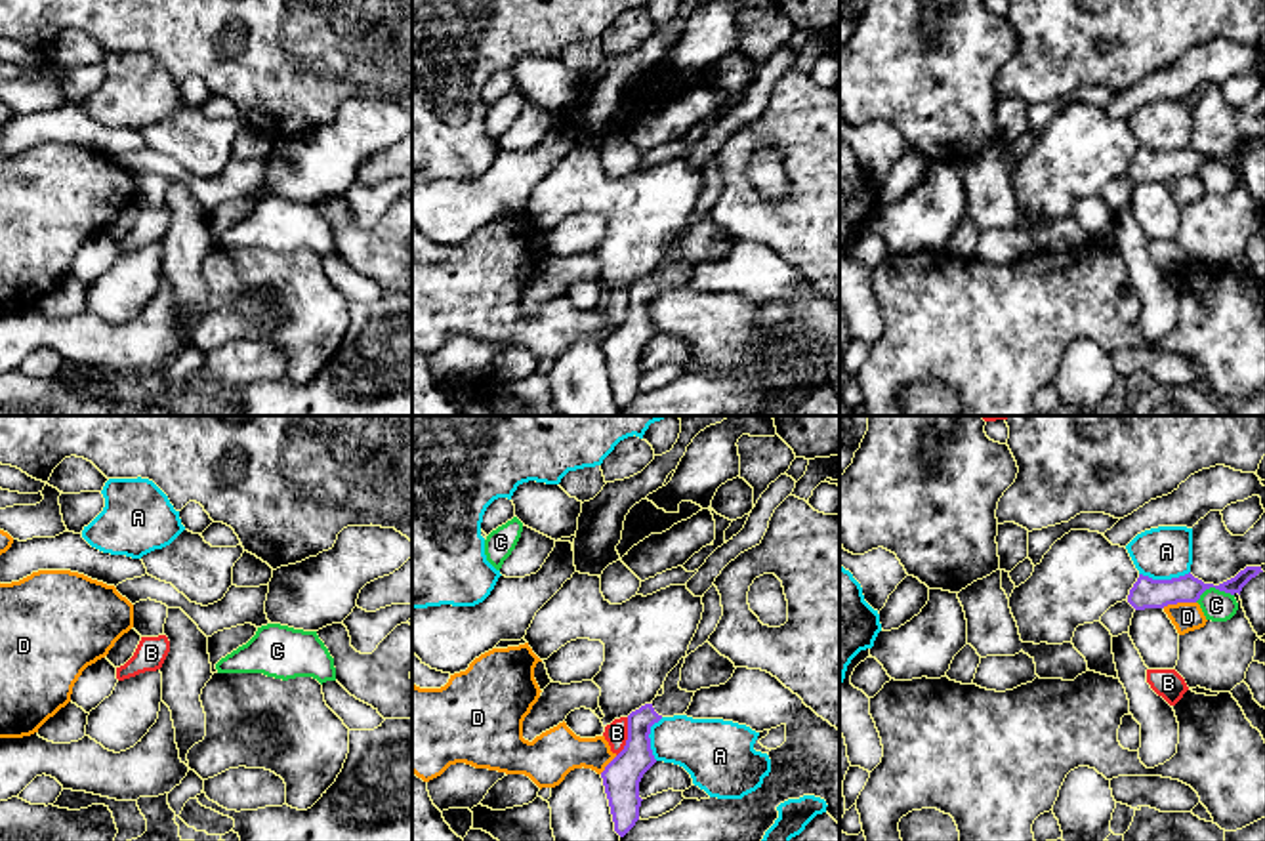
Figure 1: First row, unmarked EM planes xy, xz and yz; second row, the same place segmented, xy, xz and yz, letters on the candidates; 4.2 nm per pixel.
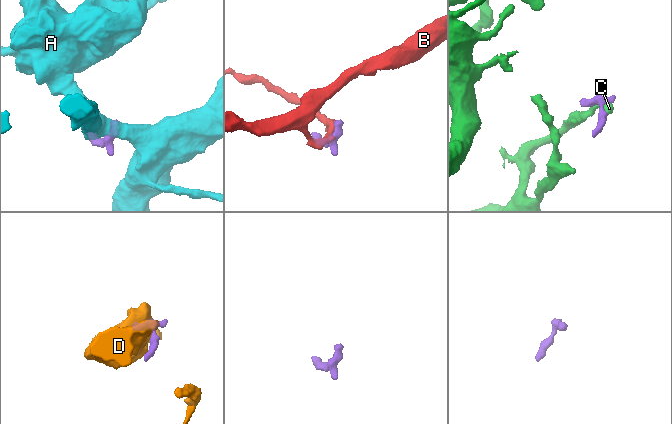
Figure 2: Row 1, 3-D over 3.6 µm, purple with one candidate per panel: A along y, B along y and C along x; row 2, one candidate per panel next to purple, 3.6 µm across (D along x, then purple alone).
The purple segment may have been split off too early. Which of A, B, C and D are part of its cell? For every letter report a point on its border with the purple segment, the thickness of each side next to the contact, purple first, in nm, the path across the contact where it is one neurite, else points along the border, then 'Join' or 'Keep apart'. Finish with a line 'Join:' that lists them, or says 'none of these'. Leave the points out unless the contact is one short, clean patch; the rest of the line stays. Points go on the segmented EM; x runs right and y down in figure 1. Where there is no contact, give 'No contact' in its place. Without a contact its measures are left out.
A: Touches purple at yz (1164, 580). Thickness 130 nm (purple) against 220 nm. Boundary: yz (1189, 571), (1170, 578), (1140, 574). Keep apart
B: Touches purple at xz (628, 737). Thickness 160 nm (purple) against 100 nm. Boundary: xz (628, 717), (628, 738), (617, 756). Keep apart
C: Touches purple at yz (1214, 586). Thickness 130 nm (purple) against 130 nm. Boundary: yz (1233, 594), (1208, 588), (1195, 601). Keep apart
D: Touches purple at yz (1178, 601). Thickness 130 nm (purple) against 130 nm. Boundary: yz (1195, 601), (1178, 601), (1162, 607). Keep apart
Join: none of these

